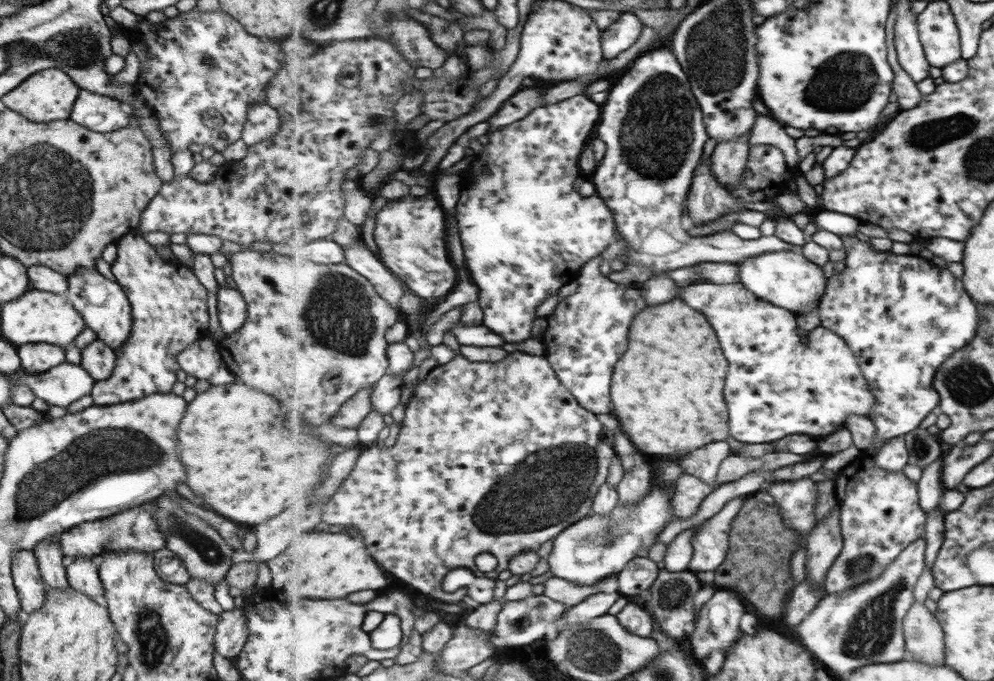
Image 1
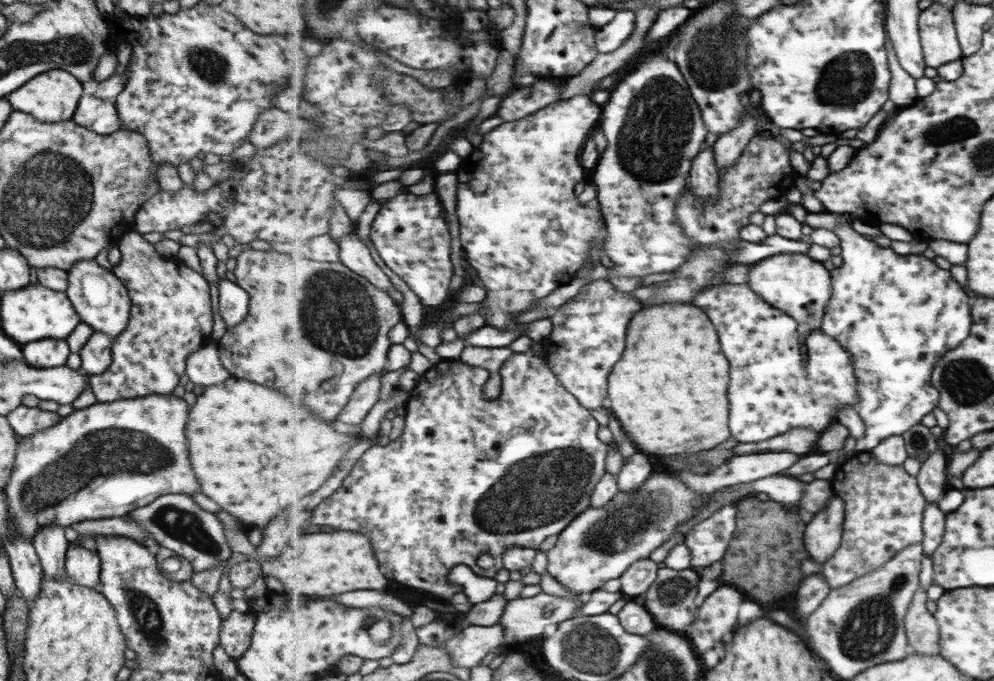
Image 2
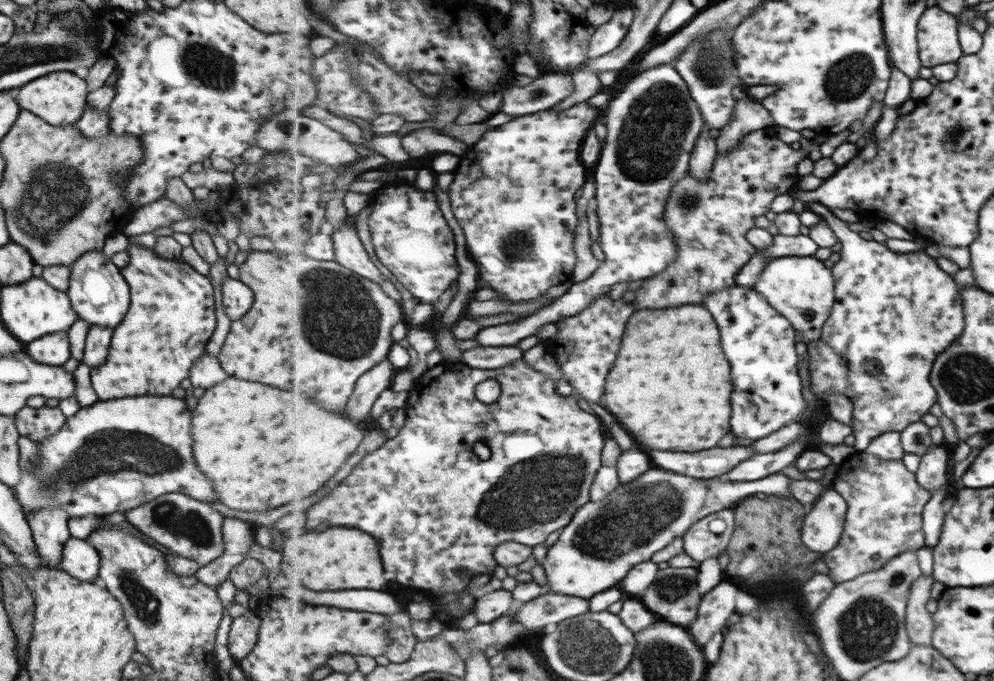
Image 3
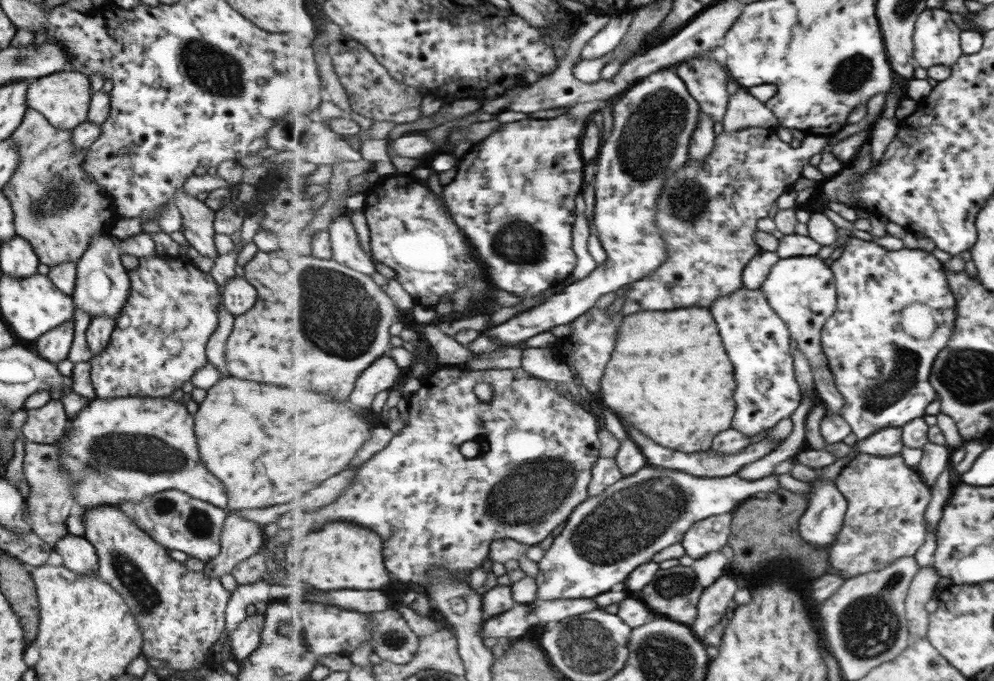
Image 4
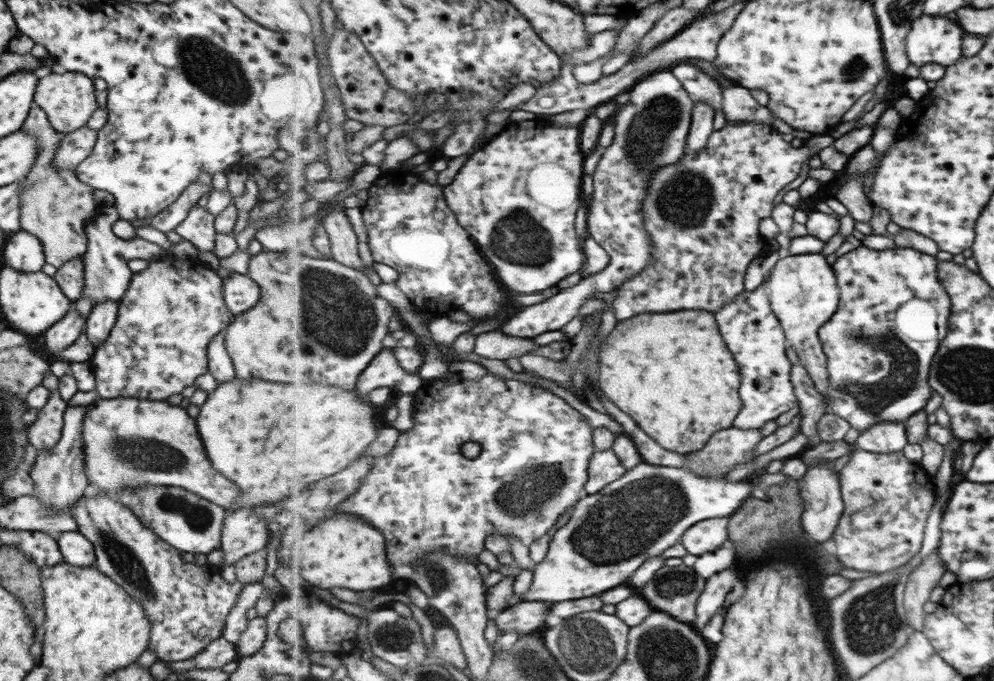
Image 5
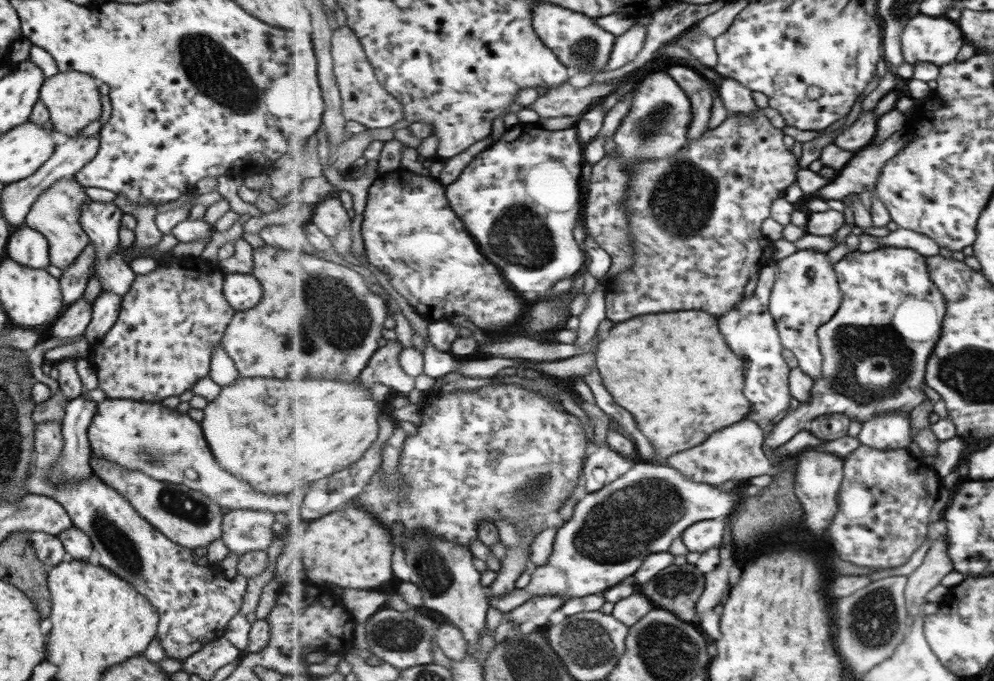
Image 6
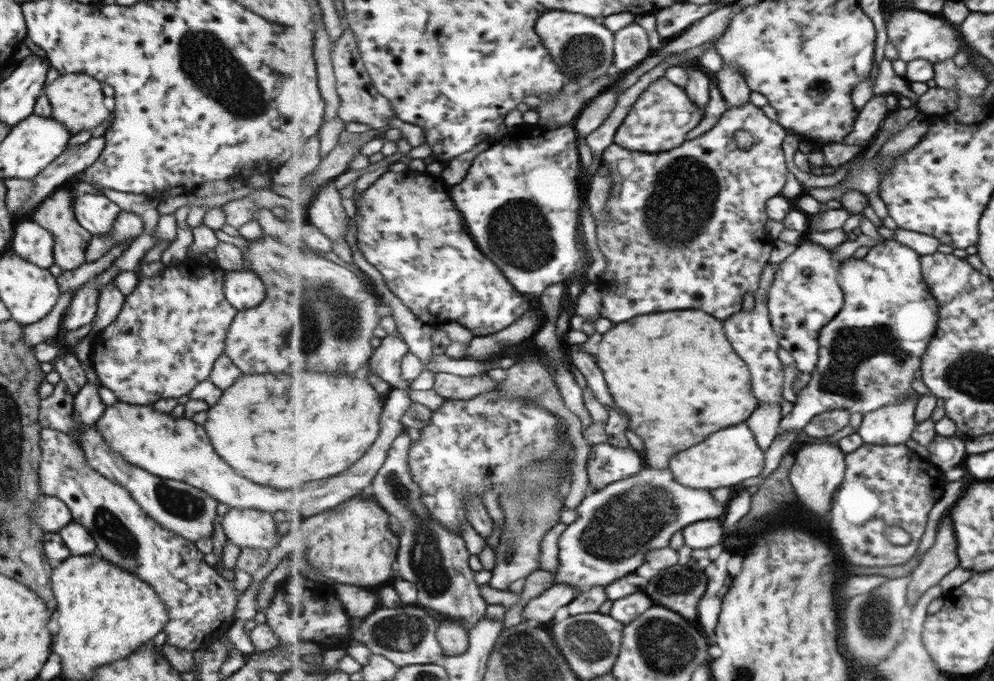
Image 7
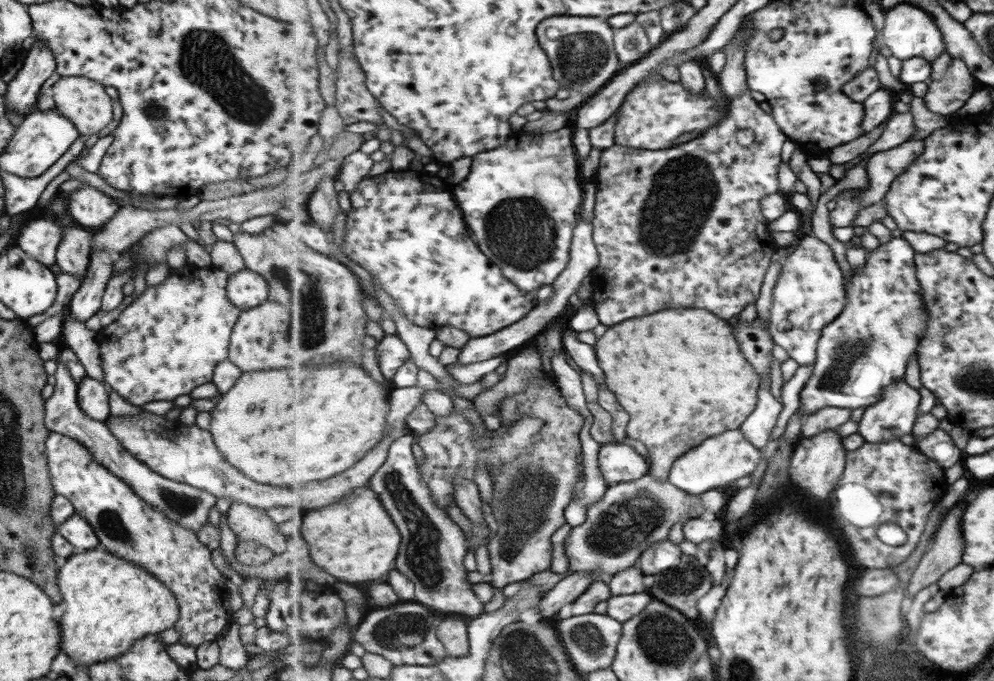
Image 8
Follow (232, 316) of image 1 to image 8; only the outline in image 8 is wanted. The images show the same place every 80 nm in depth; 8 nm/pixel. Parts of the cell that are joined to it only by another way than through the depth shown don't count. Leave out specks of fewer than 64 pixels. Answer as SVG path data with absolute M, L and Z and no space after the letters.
M246 269L227 276L225 290L227 300L240 311L259 306L268 295L267 282L259 274Z

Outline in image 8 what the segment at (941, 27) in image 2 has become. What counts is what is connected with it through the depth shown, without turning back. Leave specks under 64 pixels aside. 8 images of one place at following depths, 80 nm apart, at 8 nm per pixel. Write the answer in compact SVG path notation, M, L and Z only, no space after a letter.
M899 3L884 11L885 21L883 35L886 46L901 61L913 57L921 57L929 62L943 56L947 52L946 36L935 22L935 19L924 9L910 3Z

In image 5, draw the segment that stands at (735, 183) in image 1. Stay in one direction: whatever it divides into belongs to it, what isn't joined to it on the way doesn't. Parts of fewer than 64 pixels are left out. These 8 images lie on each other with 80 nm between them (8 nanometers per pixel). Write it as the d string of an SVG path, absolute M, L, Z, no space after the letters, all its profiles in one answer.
M737 83L731 84L724 89L723 110L729 122L757 121L758 123L771 124L772 110L766 105L761 106L751 96L750 86L741 86Z

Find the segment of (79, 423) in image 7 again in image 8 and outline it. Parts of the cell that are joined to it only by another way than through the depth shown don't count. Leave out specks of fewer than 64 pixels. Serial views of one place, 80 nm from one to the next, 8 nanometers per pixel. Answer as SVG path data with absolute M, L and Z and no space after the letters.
M84 377L76 384L77 404L93 420L103 422L109 416L105 386L93 378Z

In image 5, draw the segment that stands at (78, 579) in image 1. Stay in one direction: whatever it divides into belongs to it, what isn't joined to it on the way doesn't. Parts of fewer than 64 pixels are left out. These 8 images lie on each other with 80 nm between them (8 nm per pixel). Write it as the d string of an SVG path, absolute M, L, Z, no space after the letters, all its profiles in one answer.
M60 532L55 536L62 562L73 566L86 567L94 564L92 544L79 532Z

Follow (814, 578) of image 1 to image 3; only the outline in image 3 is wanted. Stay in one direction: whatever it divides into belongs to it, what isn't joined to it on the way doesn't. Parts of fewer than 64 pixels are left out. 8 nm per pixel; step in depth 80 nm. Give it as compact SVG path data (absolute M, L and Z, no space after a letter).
M831 485L804 518L803 542L806 546L815 553L833 550L842 540L848 509L846 498Z

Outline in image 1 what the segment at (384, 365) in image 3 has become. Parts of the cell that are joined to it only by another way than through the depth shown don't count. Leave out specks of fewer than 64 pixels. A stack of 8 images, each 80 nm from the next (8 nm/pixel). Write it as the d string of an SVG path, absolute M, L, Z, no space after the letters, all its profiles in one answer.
M374 386L361 389L354 397L350 398L349 402L342 406L337 415L334 415L332 424L337 427L354 428L357 430L358 426L366 420L366 416L374 408L372 392L374 392Z

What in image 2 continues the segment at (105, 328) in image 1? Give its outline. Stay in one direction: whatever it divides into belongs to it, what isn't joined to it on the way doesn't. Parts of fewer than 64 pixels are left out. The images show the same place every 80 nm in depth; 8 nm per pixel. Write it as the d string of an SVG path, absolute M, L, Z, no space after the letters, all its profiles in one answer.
M93 259L75 262L66 272L67 288L64 292L73 311L81 323L87 324L94 331L107 335L111 342L127 324L130 301L125 285L121 284L112 272L101 268Z

